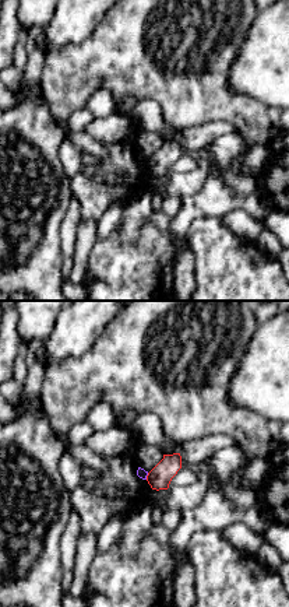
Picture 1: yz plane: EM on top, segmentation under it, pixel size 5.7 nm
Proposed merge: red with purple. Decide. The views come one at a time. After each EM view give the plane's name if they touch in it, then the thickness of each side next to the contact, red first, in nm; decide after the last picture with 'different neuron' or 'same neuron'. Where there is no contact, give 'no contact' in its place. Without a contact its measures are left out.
contact in yz; calibres 140 and 60 nm

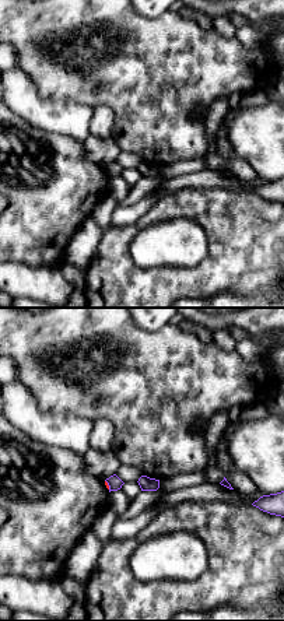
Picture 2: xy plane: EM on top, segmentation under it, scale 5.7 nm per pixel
contact in xy; calibres 20 and 80 nm

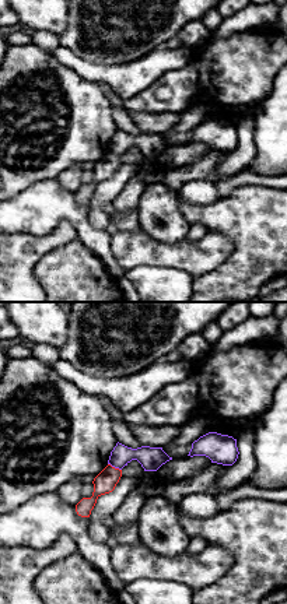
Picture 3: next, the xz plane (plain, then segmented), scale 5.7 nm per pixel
contact in xz; calibres 120 and 140 nm

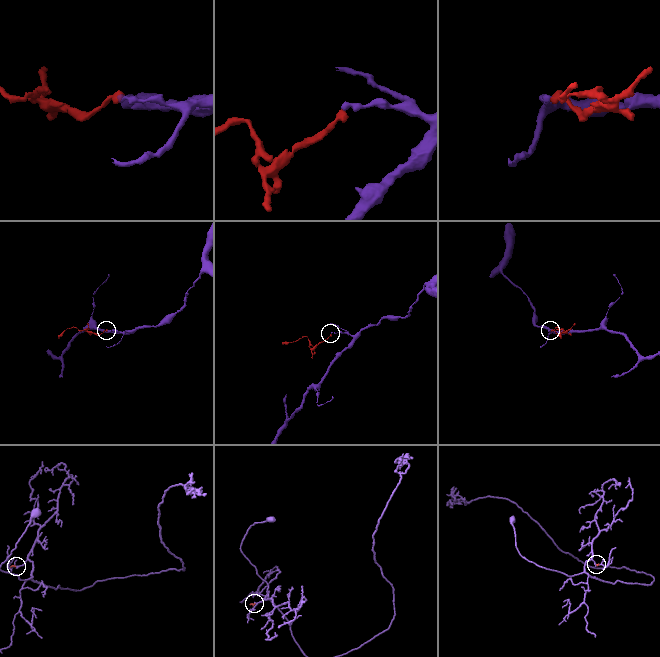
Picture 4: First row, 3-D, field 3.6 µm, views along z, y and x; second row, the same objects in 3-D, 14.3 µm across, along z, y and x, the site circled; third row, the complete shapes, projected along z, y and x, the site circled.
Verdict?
different neuron

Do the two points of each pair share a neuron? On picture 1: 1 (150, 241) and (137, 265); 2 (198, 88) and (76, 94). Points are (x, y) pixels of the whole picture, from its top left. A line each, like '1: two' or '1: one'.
1: one
2: one

